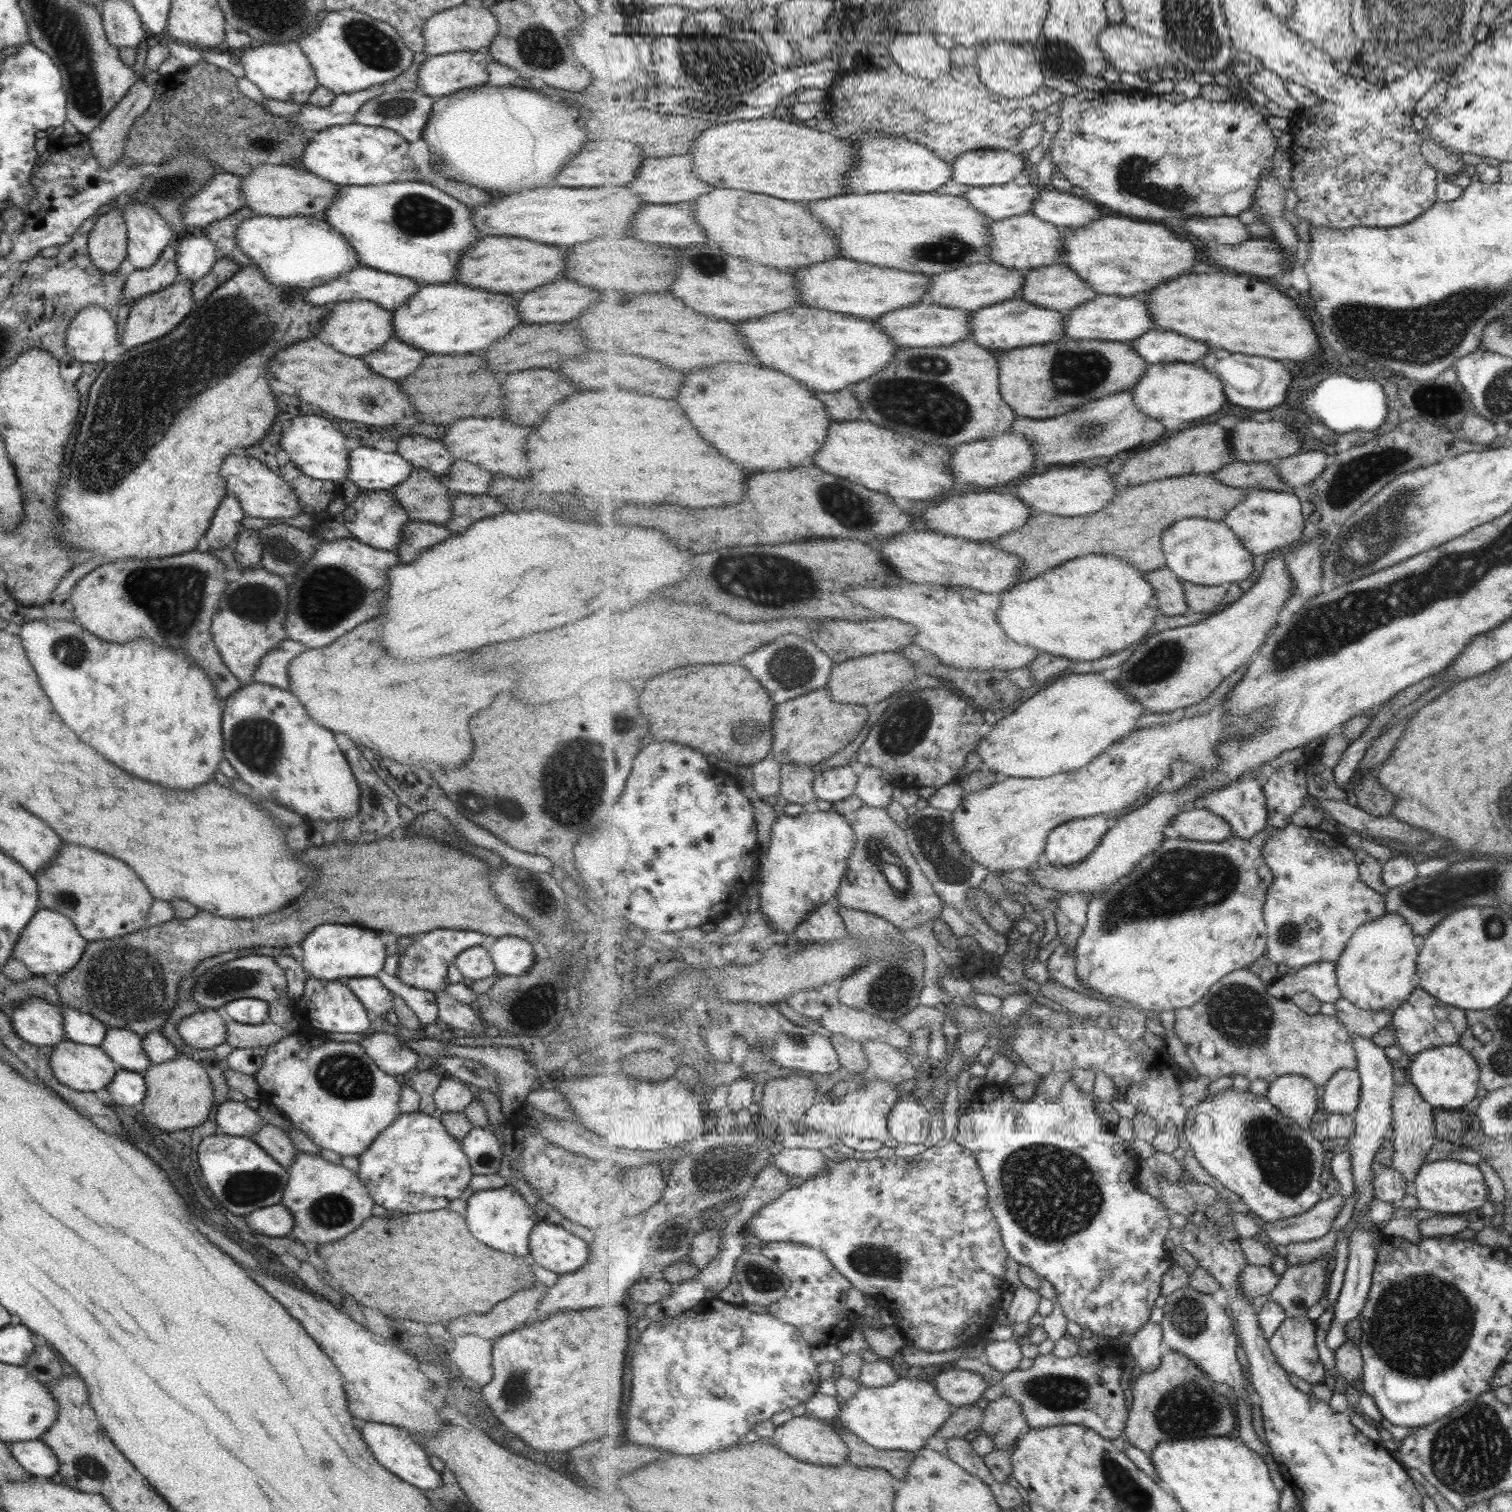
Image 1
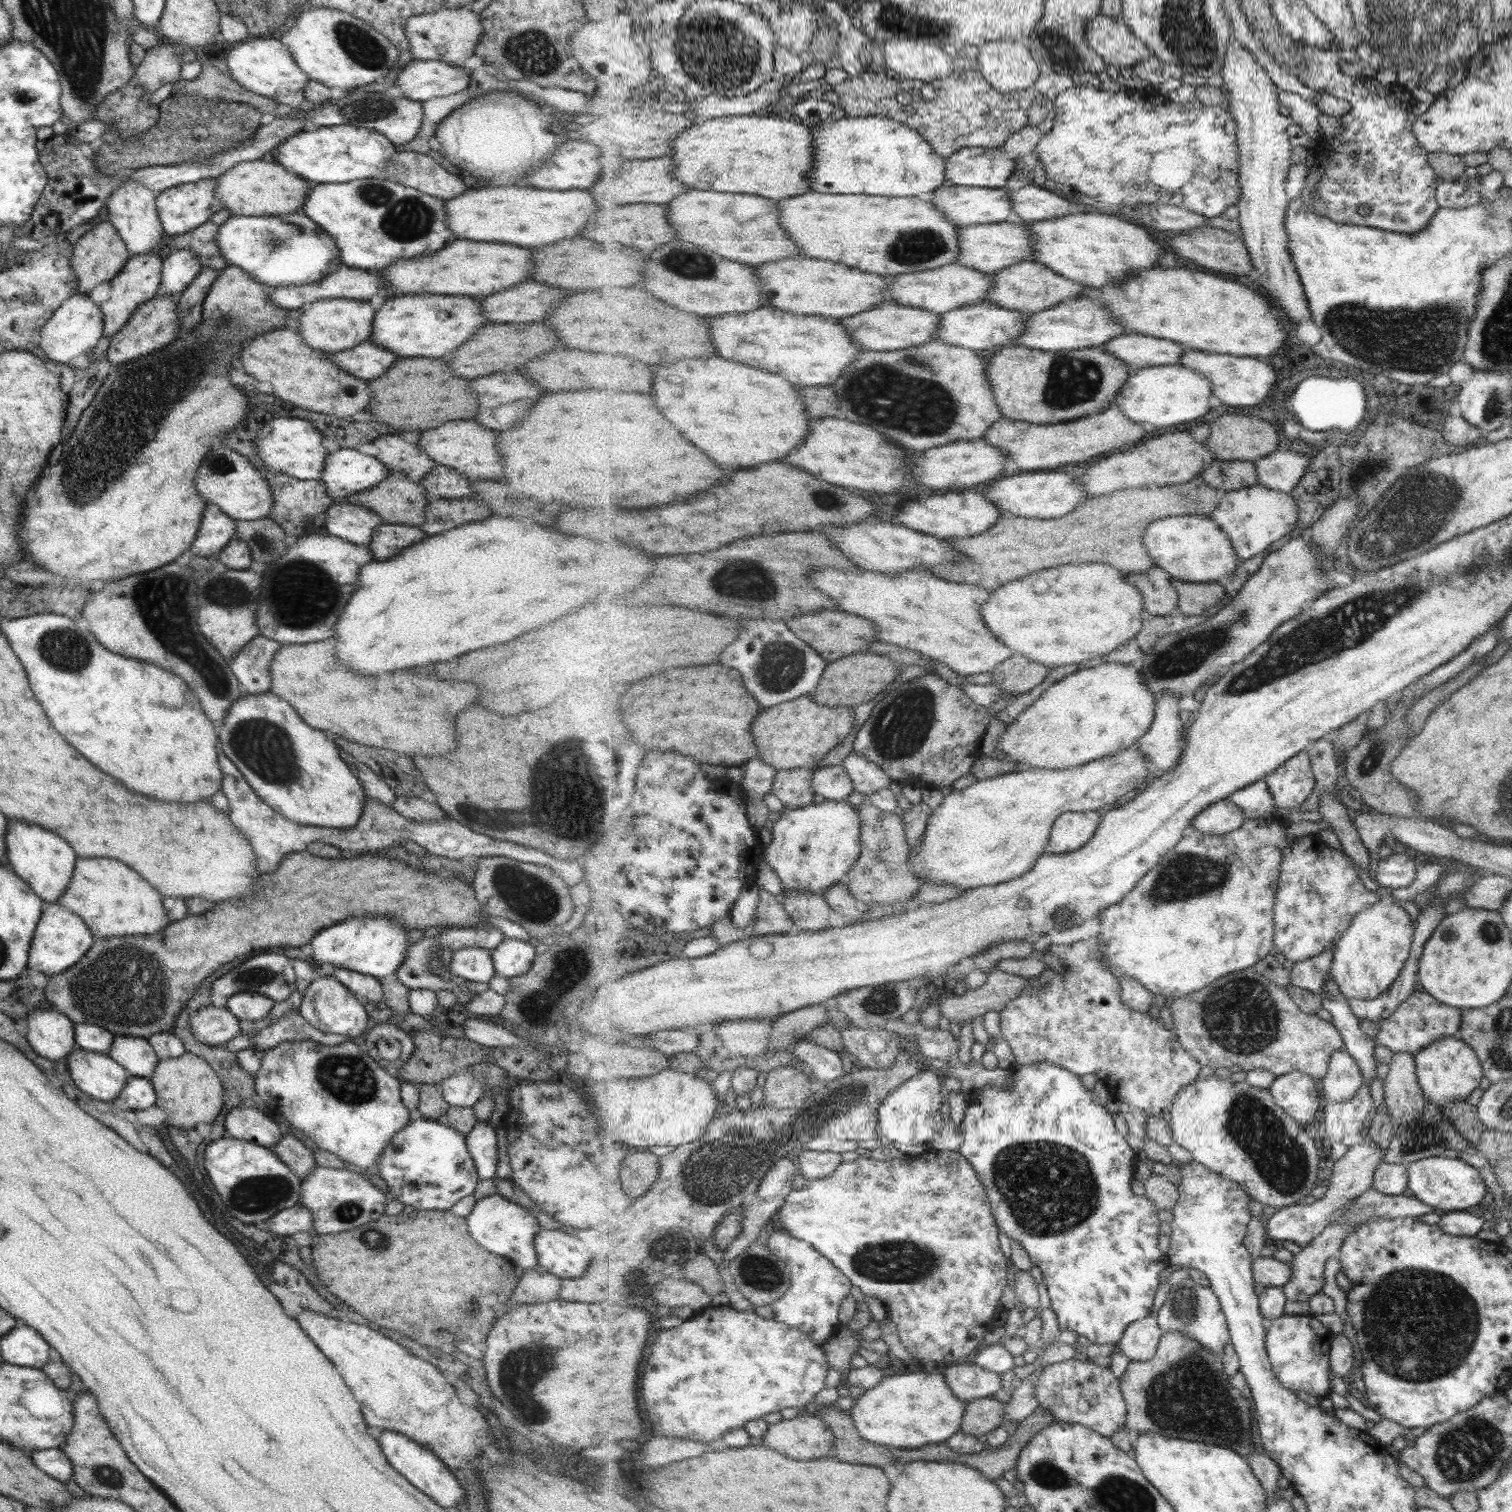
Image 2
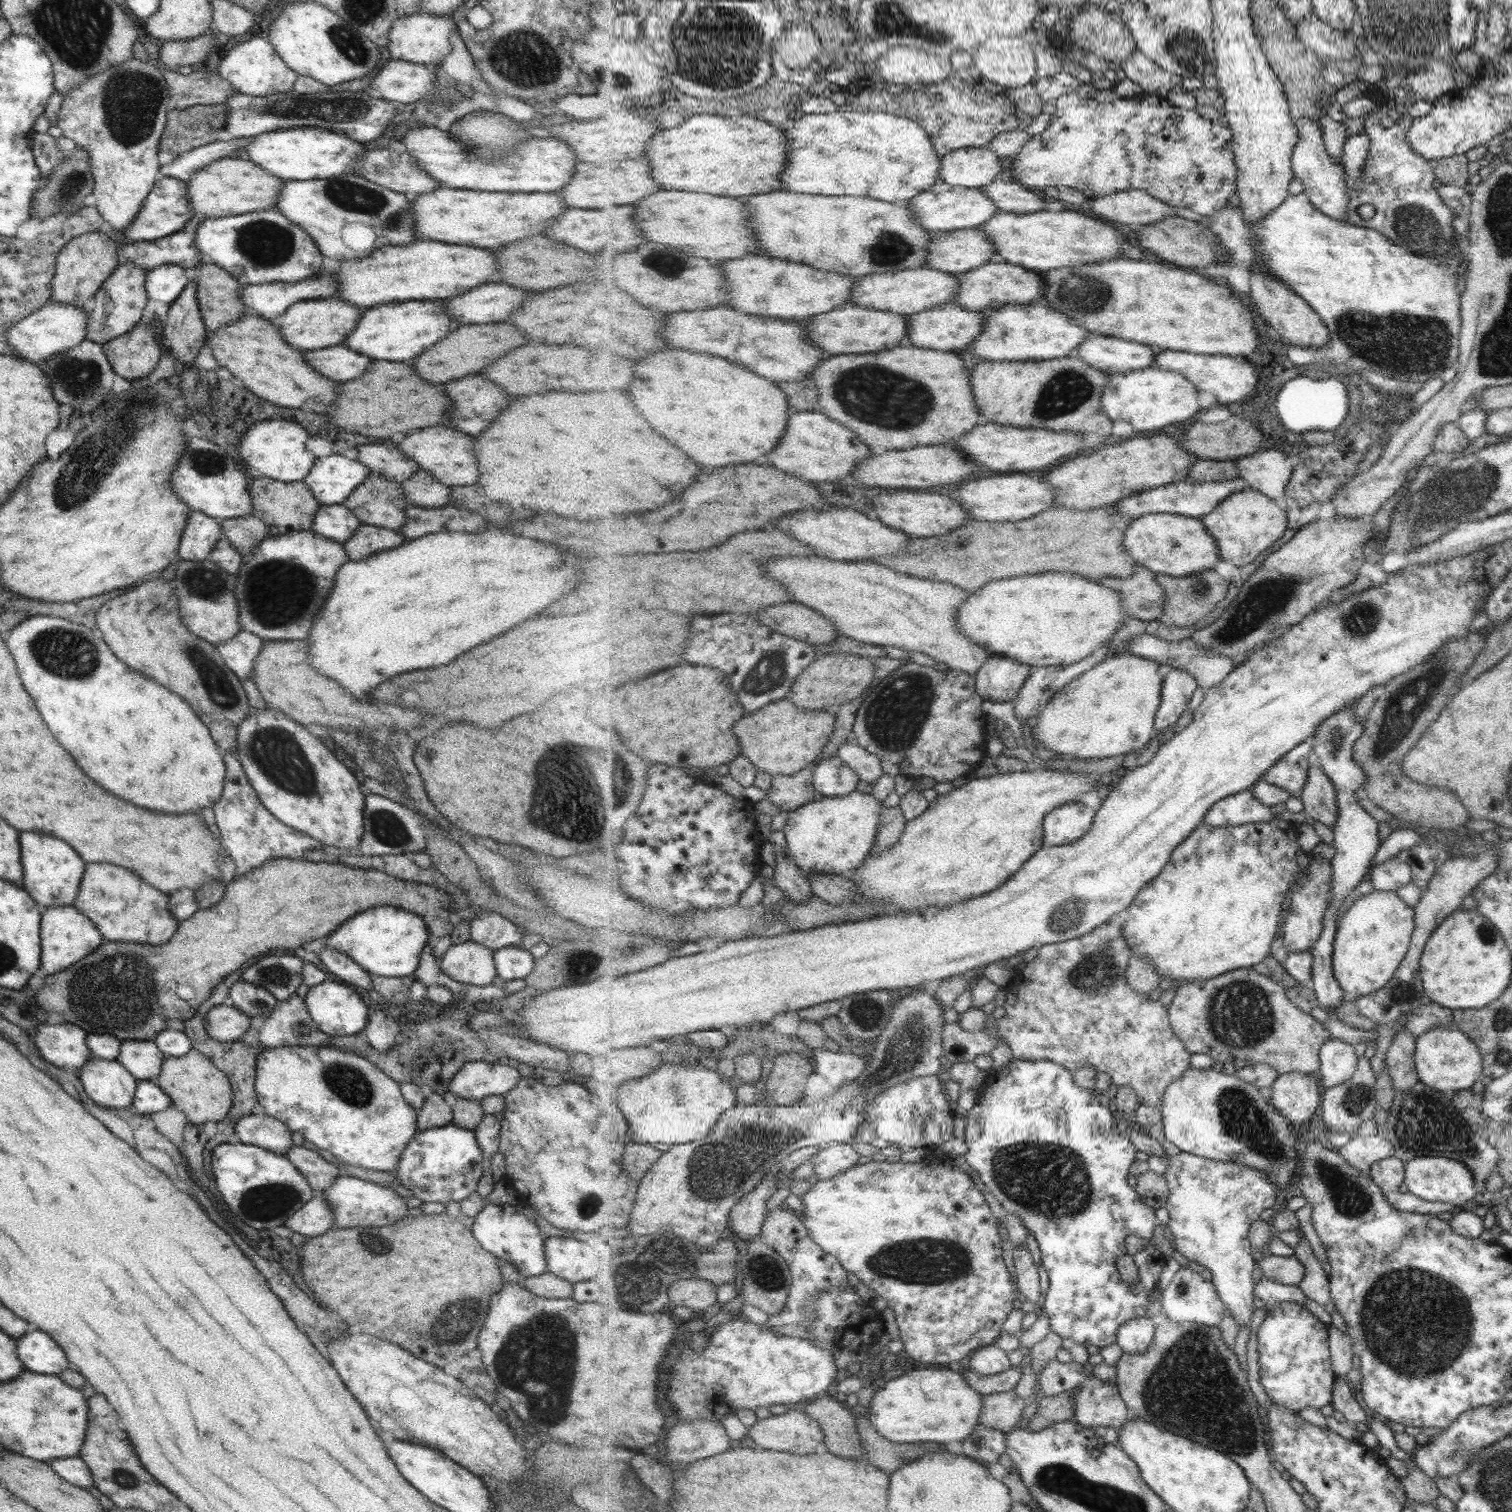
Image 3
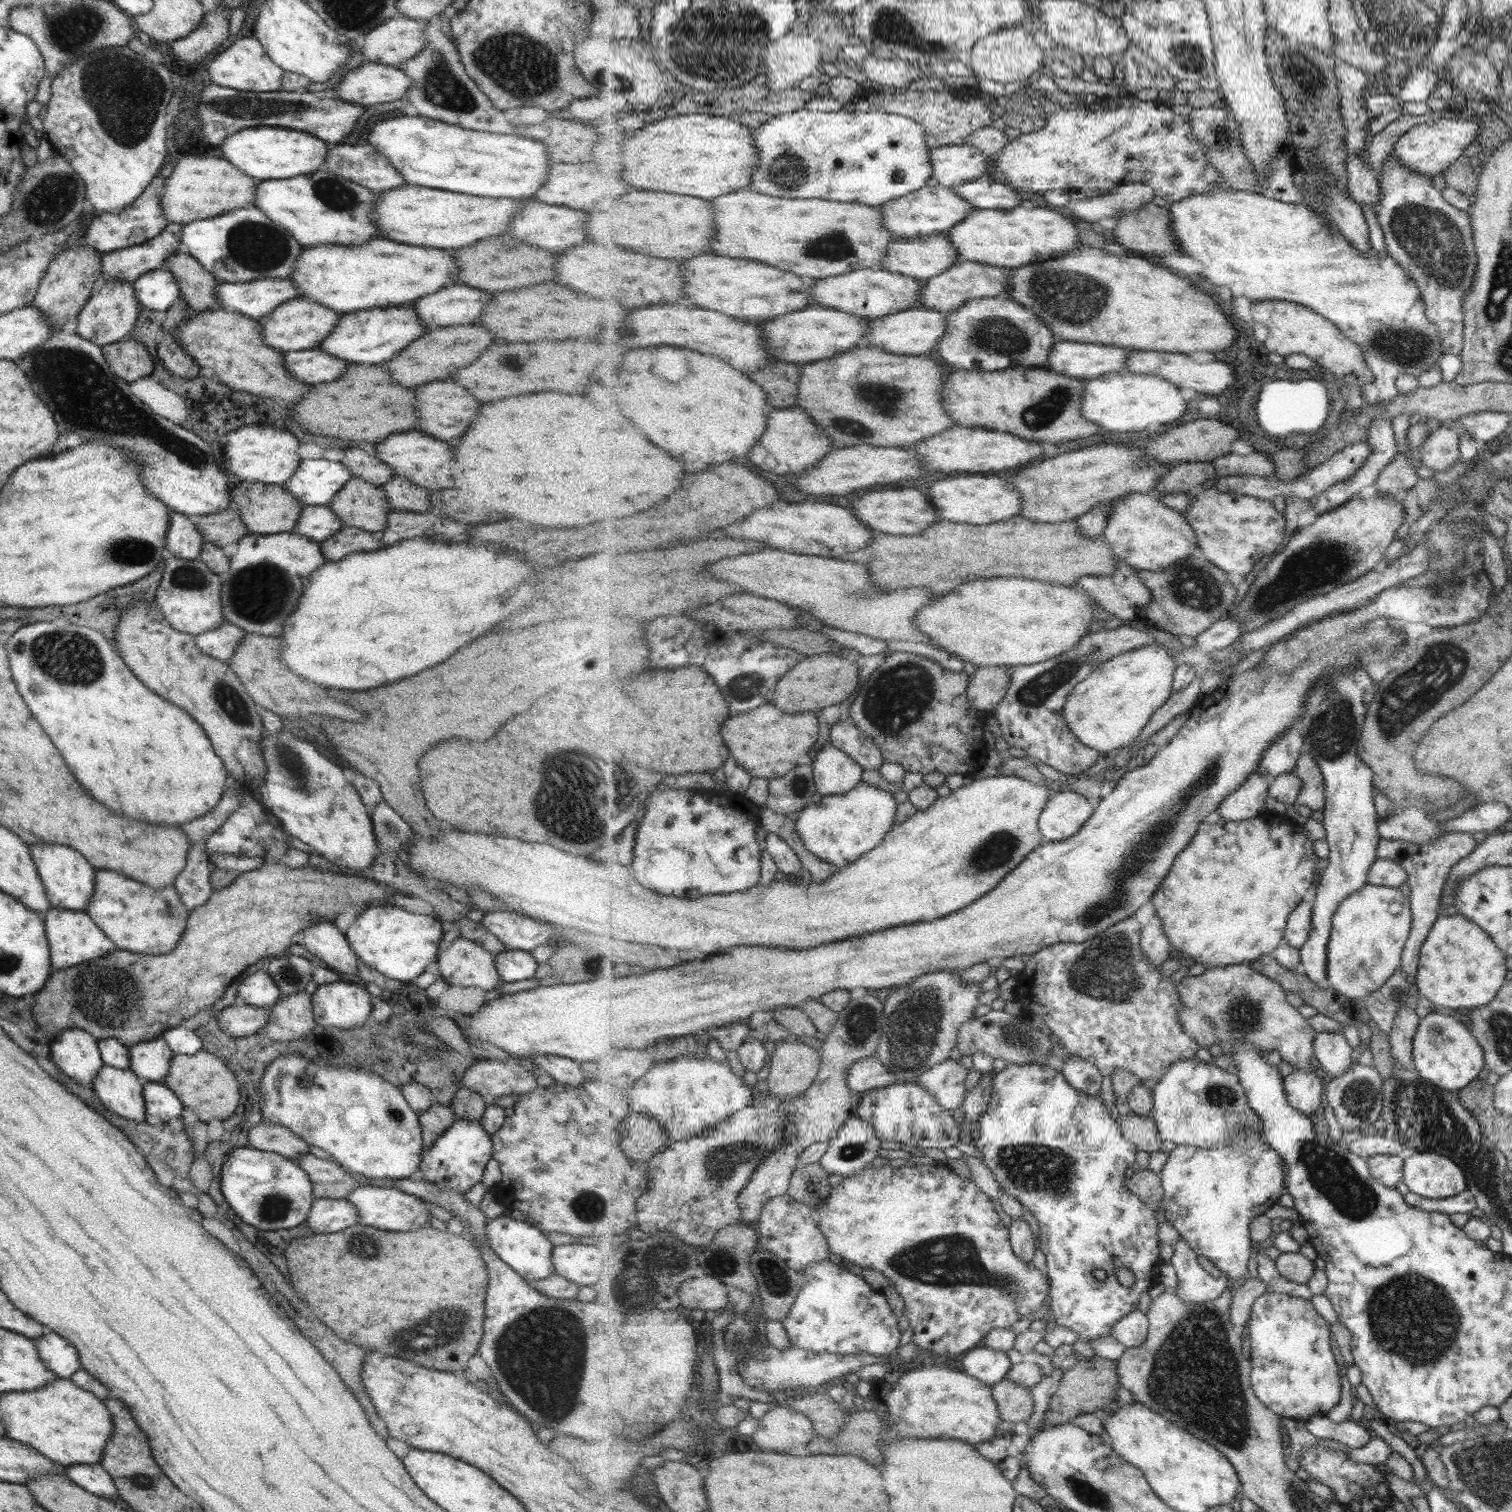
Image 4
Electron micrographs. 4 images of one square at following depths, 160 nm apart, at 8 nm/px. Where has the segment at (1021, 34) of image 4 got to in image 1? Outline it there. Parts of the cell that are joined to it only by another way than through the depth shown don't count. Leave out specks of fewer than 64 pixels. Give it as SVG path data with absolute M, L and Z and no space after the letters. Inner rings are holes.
M993 42L979 58L979 70L983 76L983 82L993 92L1001 96L1011 98L1023 98L1033 96L1040 88L1045 86L1045 76L1039 68L1035 55L1025 52L1021 46L1009 44L1009 42Z

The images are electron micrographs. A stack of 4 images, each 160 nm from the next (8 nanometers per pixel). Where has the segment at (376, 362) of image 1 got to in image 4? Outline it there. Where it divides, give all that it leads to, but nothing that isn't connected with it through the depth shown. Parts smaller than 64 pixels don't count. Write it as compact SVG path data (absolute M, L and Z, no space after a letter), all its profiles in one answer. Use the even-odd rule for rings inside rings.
M319 348L282 353L283 364L295 380L305 384L337 380L349 362L336 356L327 356Z

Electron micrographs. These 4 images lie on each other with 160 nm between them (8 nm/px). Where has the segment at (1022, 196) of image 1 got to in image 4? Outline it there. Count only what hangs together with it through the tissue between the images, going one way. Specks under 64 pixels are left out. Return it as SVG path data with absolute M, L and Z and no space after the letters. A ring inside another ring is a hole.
M926 186L911 195L891 200L881 205L884 214L884 225L900 240L915 240L928 237L930 234L946 234L954 226L963 222L977 208L968 203L961 195L952 188L942 186Z

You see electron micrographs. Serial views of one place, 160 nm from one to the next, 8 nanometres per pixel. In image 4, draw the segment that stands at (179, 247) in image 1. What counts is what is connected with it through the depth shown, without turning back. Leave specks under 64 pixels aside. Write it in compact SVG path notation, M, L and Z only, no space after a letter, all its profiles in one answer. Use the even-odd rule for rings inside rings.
M165 268L144 272L132 287L140 306L150 311L165 312L180 297L175 277Z

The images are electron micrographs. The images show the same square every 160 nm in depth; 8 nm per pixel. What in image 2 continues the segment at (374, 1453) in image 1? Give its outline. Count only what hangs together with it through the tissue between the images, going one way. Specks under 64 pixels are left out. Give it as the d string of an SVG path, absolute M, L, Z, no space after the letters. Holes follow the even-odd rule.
M382 1430L376 1440L387 1462L407 1479L417 1490L428 1496L435 1504L446 1509L462 1501L463 1489L456 1483L455 1477L431 1451L409 1440L407 1436L398 1432Z

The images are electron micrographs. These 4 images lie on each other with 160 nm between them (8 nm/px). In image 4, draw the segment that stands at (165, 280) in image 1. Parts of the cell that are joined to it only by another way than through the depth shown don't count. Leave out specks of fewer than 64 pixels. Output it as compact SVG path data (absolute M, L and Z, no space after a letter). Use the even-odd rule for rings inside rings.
M105 277L101 289L87 299L77 314L76 335L102 347L124 339L133 328L140 313L140 302L134 295L132 283Z

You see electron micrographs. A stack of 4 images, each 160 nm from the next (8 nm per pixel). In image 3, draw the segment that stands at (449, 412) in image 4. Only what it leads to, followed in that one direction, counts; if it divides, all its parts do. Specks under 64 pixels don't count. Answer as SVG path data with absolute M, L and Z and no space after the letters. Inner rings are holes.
M481 376L449 382L445 390L453 402L451 426L471 436L489 428L491 420L495 420L495 416L499 416L499 412L511 402L509 394Z

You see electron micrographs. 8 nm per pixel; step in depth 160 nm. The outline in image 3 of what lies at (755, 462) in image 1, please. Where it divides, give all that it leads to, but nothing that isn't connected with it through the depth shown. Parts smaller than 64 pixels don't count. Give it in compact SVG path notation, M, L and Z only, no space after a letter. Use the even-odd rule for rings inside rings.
M677 347L647 356L637 364L635 388L631 390L631 396L635 396L637 406L641 402L643 416L653 424L653 428L659 428L663 438L671 440L671 444L687 452L697 464L703 466L747 464L769 454L785 436L792 411L787 402L788 394L775 381L722 356L699 354Z

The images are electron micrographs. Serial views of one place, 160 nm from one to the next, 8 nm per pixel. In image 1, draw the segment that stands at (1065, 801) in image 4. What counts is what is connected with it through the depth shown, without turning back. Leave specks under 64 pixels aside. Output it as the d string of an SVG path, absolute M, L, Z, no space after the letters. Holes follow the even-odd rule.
M1106 816L1071 819L1051 831L1044 854L1050 864L1081 864L1109 832L1111 821Z

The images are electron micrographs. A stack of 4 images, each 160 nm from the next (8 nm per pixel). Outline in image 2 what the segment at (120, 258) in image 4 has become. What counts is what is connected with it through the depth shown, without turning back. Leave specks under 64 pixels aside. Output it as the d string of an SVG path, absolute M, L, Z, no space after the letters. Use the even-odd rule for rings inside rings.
M225 209L218 210L207 219L205 224L200 224L197 228L180 235L166 237L164 244L154 252L165 258L173 251L187 249L193 251L202 268L209 267L216 271L224 269L229 264L219 254L220 250L216 246L215 237L220 225L230 216L229 211Z

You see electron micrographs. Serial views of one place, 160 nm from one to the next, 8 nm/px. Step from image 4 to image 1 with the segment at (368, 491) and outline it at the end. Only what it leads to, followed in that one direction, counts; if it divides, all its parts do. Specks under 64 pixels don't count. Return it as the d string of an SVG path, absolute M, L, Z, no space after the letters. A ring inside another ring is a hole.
M412 470L407 480L389 489L396 498L396 503L408 514L408 520L443 525L451 518L452 506L450 499L454 494L441 484L438 476L428 470Z

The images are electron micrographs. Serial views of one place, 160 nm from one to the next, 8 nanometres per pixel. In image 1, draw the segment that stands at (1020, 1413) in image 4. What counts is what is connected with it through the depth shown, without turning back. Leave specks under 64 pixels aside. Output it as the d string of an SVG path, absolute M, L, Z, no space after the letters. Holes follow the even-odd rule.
M967 1404L955 1409L950 1419L942 1426L938 1436L945 1441L950 1438L965 1438L965 1434L980 1430L985 1420L985 1408L979 1408L974 1404Z

